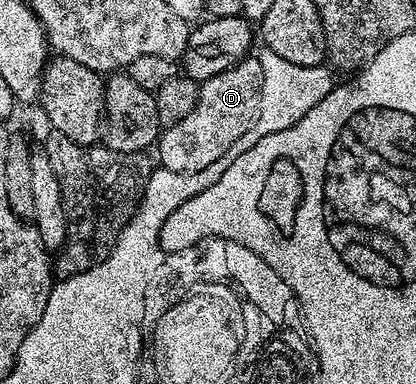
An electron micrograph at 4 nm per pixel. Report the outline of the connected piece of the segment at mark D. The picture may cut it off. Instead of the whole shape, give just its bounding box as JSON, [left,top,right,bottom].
[158,56,262,172]

